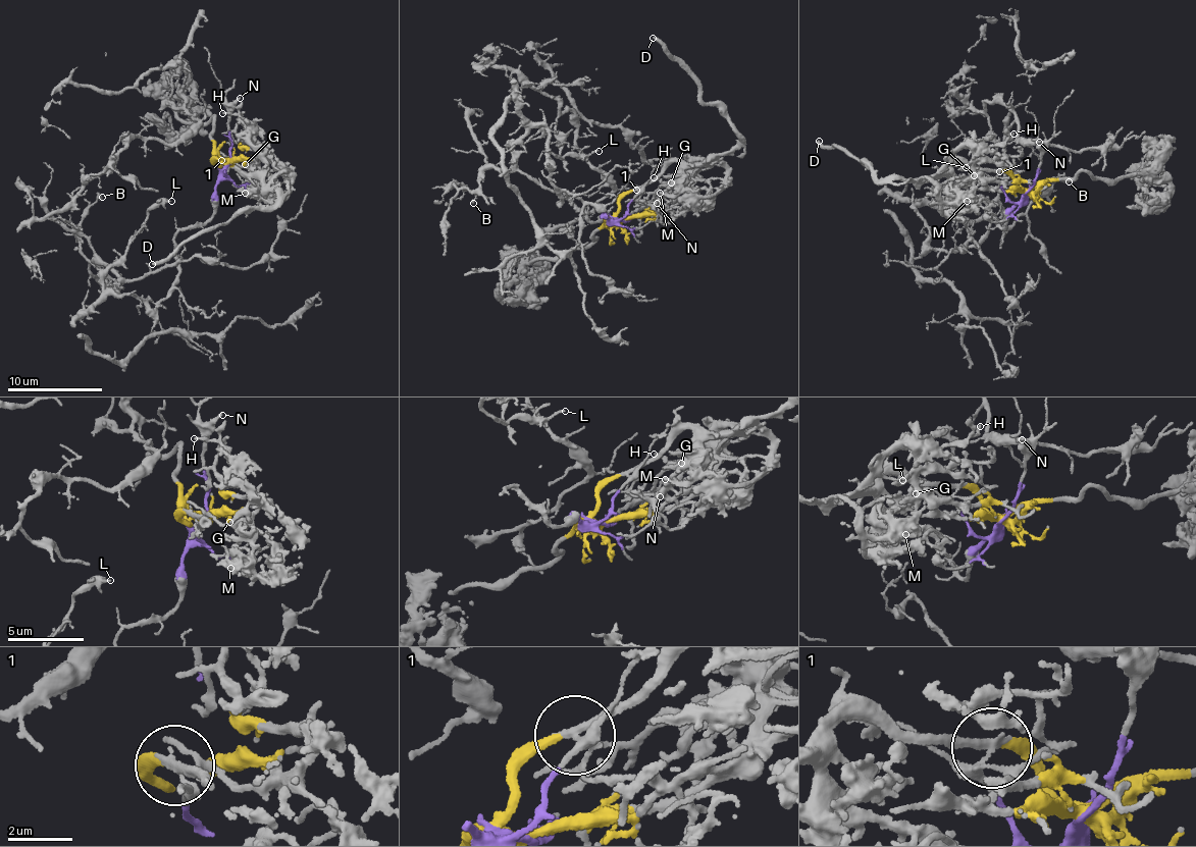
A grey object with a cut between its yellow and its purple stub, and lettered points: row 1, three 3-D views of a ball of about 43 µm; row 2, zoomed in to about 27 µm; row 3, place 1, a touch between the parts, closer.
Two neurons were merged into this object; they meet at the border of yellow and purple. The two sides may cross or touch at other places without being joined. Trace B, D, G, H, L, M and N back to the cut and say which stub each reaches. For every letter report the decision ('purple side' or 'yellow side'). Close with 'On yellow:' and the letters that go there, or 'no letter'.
B: purple side
D: yellow side
G: yellow side
H: yellow side
L: purple side
M: yellow side
N: purple side
On yellow: D, G, H, M

